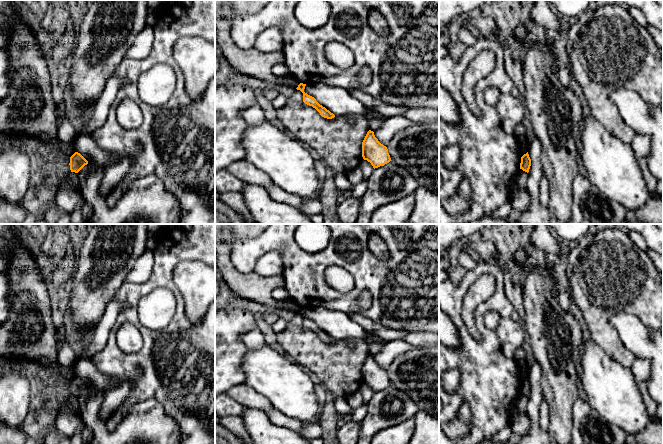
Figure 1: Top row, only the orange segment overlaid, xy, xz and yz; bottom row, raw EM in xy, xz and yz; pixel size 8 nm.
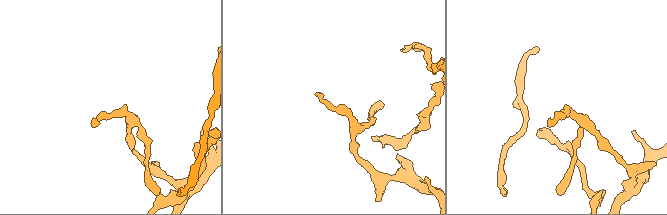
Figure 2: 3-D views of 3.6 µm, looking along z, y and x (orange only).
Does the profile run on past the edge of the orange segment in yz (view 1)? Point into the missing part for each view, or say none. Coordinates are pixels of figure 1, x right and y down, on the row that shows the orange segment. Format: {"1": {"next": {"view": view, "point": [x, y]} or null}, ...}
{"1": {"next": null}}

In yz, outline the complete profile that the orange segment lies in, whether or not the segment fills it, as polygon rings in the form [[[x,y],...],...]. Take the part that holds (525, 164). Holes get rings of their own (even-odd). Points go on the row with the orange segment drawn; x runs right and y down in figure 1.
[[[527,152],[526,154],[524,154],[521,157],[520,169],[522,169],[523,171],[528,173],[530,166],[531,166],[531,159],[530,159],[529,154]]]

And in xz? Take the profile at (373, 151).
[[[371,130],[367,132],[362,142],[362,157],[370,162],[374,169],[391,161],[387,147],[378,141]]]

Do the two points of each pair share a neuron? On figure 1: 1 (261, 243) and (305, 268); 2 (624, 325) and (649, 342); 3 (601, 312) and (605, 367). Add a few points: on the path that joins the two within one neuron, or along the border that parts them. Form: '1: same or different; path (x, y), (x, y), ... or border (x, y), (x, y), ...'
1: same; path (272, 243), (294, 259)
2: same; path (630, 329), (643, 342)
3: different; border (591, 339), (613, 360), (623, 365)

